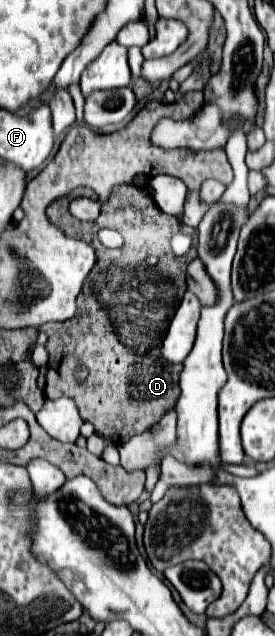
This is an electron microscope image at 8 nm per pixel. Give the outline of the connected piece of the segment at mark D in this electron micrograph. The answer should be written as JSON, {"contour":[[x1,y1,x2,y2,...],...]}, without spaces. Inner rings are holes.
{"contour":[[136,185,114,187,108,201,102,203,100,217,94,223,82,223,70,215,68,203,78,195,98,199,92,189,74,189,70,195,58,197,56,203,48,207,48,219,66,235,90,243,98,259,76,299,76,315,68,321,48,323,38,329,48,335,48,379,54,379,46,383,44,395,48,399,64,395,72,397,80,409,82,419,94,425,96,435,110,439,114,445,122,445,132,435,140,435,150,425,158,423,162,415,178,401,178,375,182,365,174,369,174,365,166,363,160,355,160,345,166,337,166,329,176,313,180,297,186,291,186,283,172,281,184,281,182,269,186,269,188,263,196,257,196,251,190,249,188,255,178,259,172,255,170,237,174,233,190,233,194,239,192,247,196,247,198,231,152,207,152,199,146,197],[102,227,120,231,124,245,120,249,102,247,96,237,98,229],[148,255,158,257,156,267,146,265,144,259],[80,363,86,363,90,373,84,383,74,381,72,375,74,367]]}

